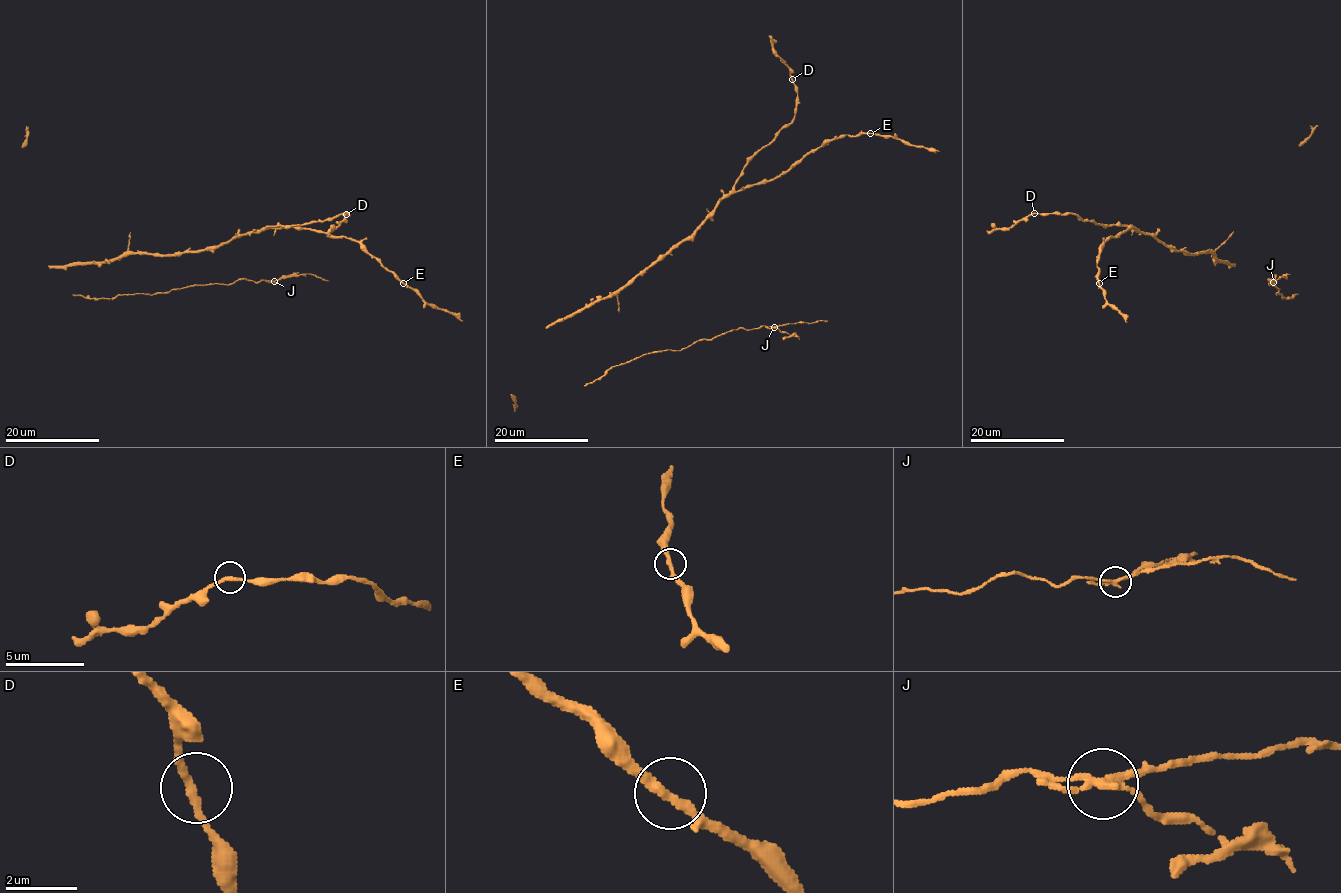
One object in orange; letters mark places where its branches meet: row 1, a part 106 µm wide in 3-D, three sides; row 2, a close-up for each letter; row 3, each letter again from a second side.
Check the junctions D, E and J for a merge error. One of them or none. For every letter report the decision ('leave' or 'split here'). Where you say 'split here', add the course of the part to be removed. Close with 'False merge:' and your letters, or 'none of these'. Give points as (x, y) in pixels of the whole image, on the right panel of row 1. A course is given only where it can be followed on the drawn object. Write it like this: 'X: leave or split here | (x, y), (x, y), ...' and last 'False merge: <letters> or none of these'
D: leave
E: leave
J: split here | (1273, 282), (1289, 274)
False merge: J

